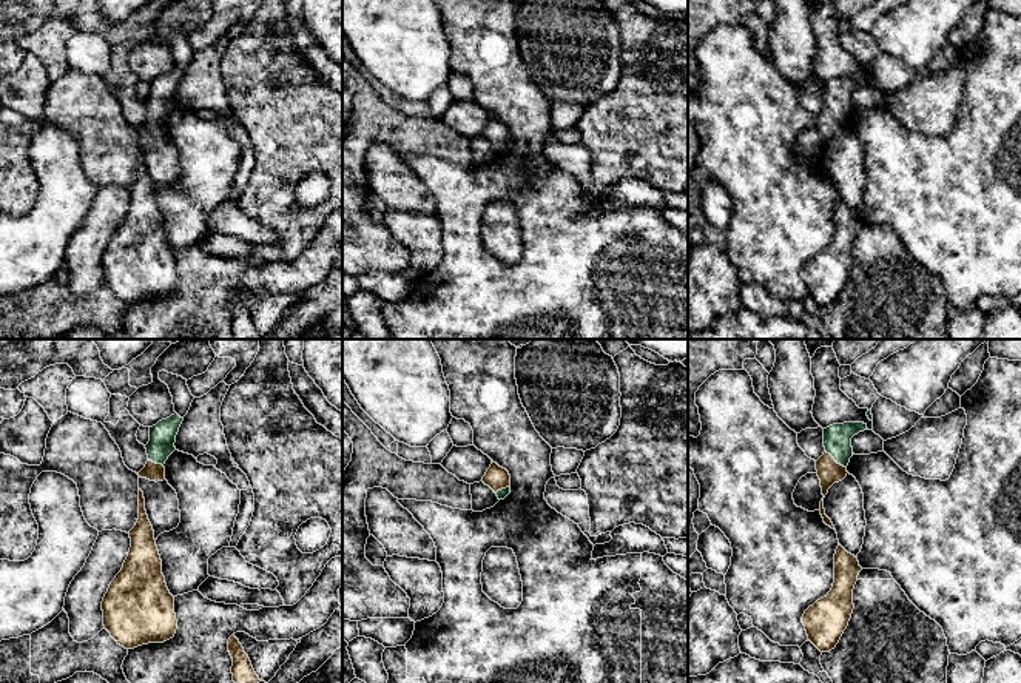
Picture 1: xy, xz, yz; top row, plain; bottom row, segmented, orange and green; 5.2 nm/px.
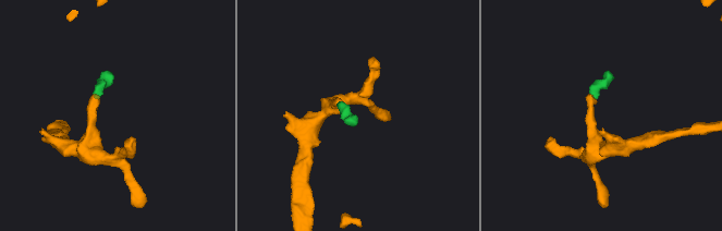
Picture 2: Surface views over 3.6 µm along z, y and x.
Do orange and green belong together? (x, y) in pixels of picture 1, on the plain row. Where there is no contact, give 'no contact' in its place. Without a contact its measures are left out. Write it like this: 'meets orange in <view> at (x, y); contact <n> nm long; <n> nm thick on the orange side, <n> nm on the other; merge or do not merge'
meets orange in yz at (835, 116); contact 140 nm long; 120 nm thick on the orange side, 140 nm on the other; merge

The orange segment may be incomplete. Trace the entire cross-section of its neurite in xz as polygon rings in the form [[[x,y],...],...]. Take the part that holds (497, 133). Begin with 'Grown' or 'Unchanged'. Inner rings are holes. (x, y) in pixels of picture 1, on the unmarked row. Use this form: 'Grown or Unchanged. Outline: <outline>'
Grown. Outline: [[[497,117],[490,119],[483,131],[483,137],[497,148],[498,154],[504,154],[510,148],[510,130]]]

